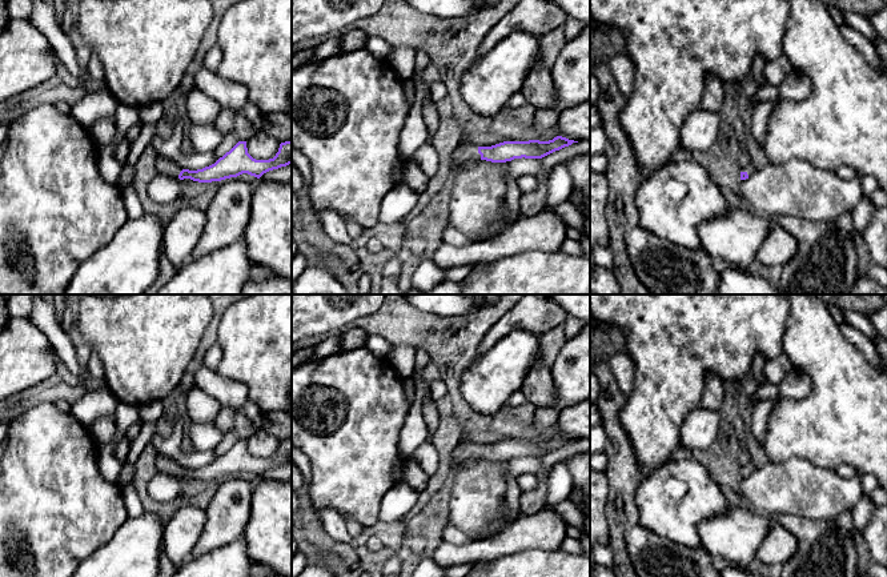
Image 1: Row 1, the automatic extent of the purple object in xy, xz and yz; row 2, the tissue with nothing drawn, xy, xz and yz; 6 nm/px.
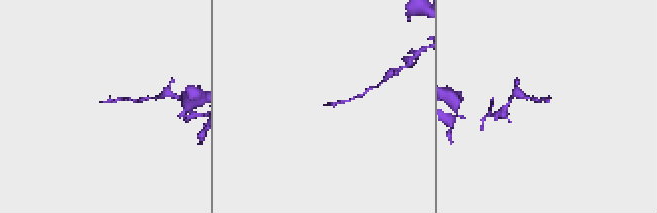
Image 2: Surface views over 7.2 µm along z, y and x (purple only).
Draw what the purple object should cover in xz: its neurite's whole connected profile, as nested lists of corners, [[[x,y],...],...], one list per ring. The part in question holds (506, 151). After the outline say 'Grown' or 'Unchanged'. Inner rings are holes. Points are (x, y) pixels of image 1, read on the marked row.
[[[562,136],[549,141],[503,141],[491,147],[478,147],[469,141],[459,144],[453,152],[455,161],[486,160],[491,163],[506,163],[514,159],[542,159],[555,151],[578,143]]]. Grown

